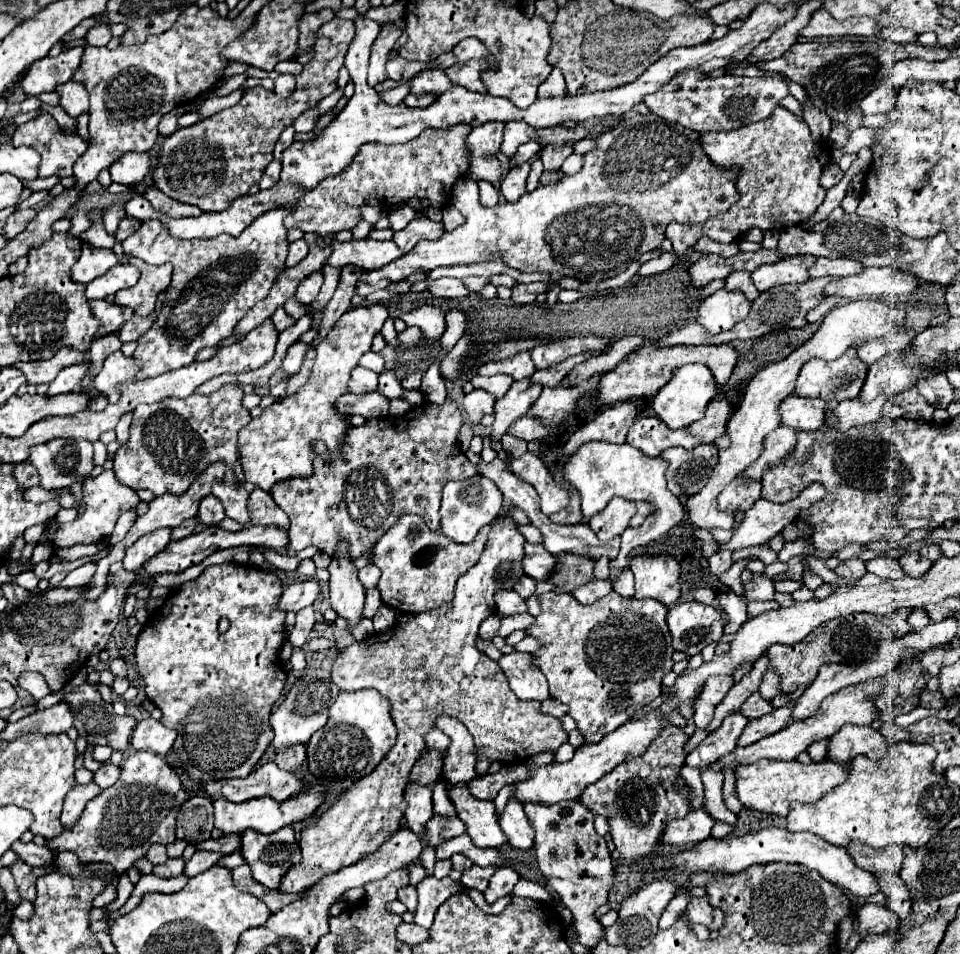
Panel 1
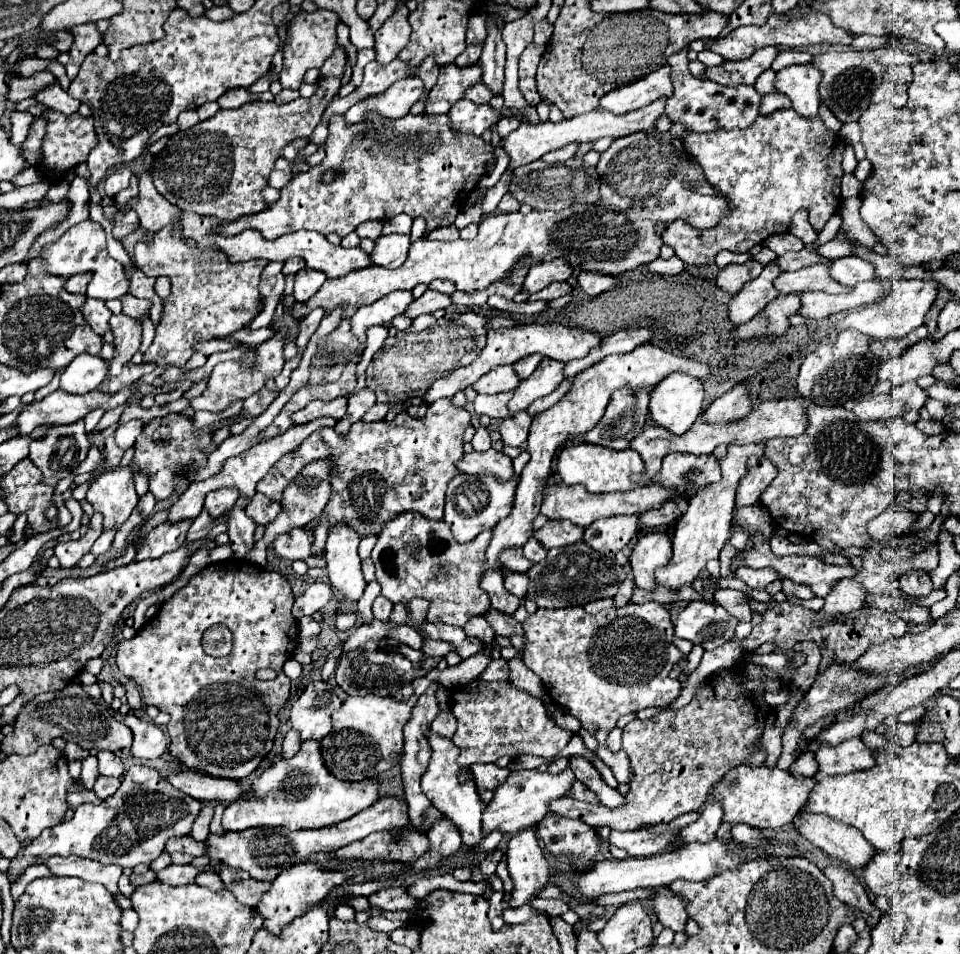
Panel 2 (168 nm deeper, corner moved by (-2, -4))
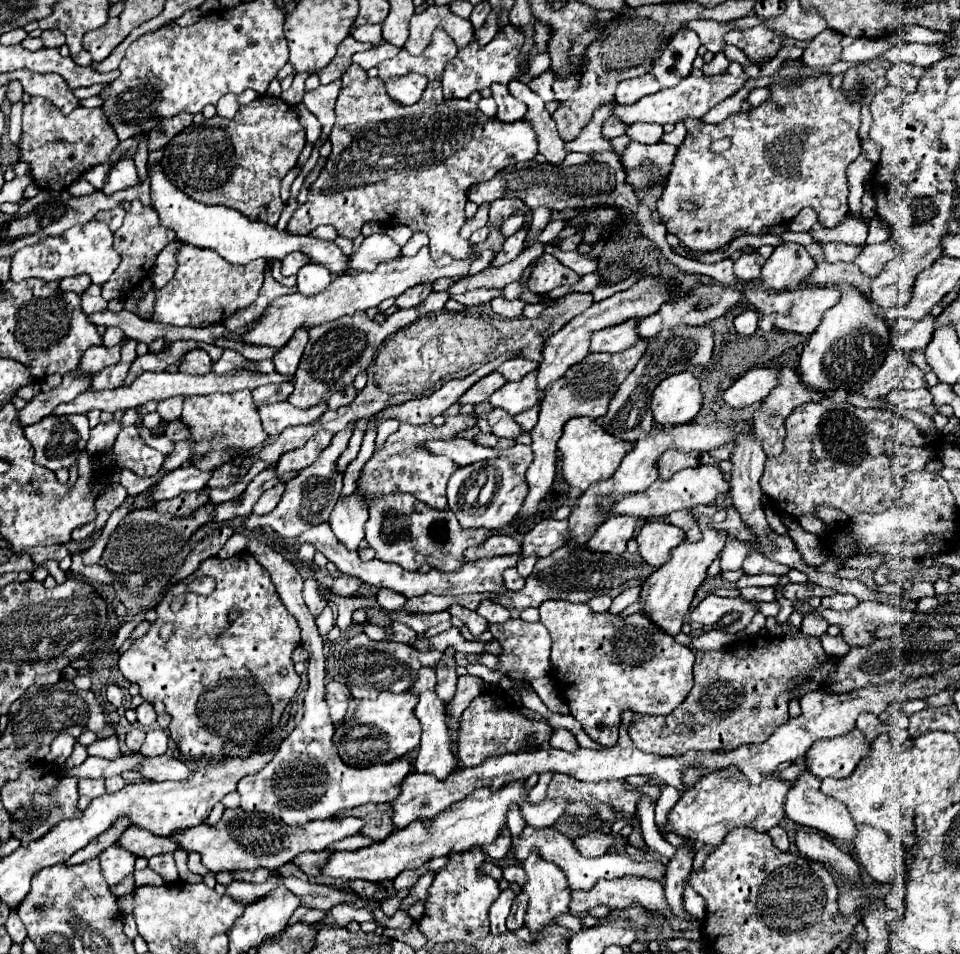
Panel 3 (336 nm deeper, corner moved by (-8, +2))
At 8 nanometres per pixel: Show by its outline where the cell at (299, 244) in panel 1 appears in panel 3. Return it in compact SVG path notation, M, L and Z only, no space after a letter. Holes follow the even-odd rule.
M292 252L292 254L288 254L288 256L282 260L282 274L284 274L284 276L298 274L298 270L300 270L304 264L308 264L308 262L310 262L310 258L304 256L302 252Z

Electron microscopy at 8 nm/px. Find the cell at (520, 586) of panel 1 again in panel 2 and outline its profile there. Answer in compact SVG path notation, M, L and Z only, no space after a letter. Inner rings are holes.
M508 572L508 574L504 576L504 586L506 586L506 590L508 590L510 594L514 594L514 596L518 596L518 598L522 600L522 598L524 598L524 594L526 594L528 578L526 578L526 574Z

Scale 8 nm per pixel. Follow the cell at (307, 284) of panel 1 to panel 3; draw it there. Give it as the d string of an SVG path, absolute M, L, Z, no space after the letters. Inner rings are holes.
M306 264L298 272L298 292L302 292L304 296L314 296L324 292L324 288L328 288L330 282L332 274L318 264Z

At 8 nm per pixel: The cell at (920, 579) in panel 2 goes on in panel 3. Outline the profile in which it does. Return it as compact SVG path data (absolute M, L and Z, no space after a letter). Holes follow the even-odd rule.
M914 582L906 592L904 598L910 598L914 602L918 602L924 596L934 596L934 584L932 582Z

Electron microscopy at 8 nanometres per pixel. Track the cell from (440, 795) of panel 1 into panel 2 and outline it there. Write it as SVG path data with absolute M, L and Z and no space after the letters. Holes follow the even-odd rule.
M442 818L432 826L432 830L428 832L428 840L430 840L428 852L424 852L412 864L414 874L440 866L450 854L454 854L462 846L460 832L454 822L450 822L448 818Z

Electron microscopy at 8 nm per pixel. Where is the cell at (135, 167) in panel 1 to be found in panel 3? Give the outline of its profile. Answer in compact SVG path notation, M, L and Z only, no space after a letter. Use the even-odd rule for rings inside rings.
M122 158L118 160L104 184L104 194L114 194L118 190L126 190L130 186L138 184L138 176L136 176L136 168L134 168L134 160L130 158Z

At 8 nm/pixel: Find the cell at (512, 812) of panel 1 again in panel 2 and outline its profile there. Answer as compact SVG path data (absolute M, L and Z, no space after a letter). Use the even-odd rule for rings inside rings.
M532 828L522 830L508 842L508 872L514 880L510 908L520 908L534 900L538 892L548 884L550 864L538 846Z

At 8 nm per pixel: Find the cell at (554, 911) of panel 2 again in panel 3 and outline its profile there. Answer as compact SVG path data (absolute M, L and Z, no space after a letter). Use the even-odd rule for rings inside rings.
M622 876L620 880L600 880L600 884L596 884L592 890L572 890L572 902L570 902L570 910L572 914L586 914L588 910L600 906L600 904L606 904L610 908L628 908L632 906L634 902L638 902L642 908L646 908L648 912L654 912L654 914L662 914L670 928L672 930L678 930L678 932L692 932L692 930L700 930L701 924L698 920L684 920L684 918L678 918L672 908L668 908L668 902L664 900L664 886L658 882L658 880L648 880L648 878L636 878L636 876Z

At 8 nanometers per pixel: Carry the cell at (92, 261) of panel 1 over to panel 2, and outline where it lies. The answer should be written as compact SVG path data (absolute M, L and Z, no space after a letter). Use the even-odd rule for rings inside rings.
M78 274L64 282L64 288L72 294L86 294L86 286L90 282L90 274Z

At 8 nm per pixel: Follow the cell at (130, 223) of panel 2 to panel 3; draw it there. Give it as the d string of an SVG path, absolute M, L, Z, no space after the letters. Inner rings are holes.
M118 206L118 208L114 208L114 210L98 212L98 214L96 214L96 220L104 220L104 222L110 226L110 230L112 230L112 232L116 232L116 230L122 226L124 216L126 216L124 208L120 208L120 206Z

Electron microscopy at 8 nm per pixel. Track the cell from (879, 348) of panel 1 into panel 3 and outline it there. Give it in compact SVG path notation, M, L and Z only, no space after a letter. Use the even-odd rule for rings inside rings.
M926 316L920 322L896 322L896 326L892 328L892 342L896 350L902 352L916 352L916 350L924 350L928 346L928 340L932 338L932 332L936 328L936 322L932 316Z

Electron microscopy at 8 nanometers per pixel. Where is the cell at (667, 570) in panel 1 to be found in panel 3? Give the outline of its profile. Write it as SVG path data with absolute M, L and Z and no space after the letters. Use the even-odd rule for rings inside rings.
M646 522L644 528L638 532L636 542L638 542L638 550L640 556L652 564L652 568L660 568L666 560L668 554L674 546L678 546L682 540L686 538L686 534L666 522Z

